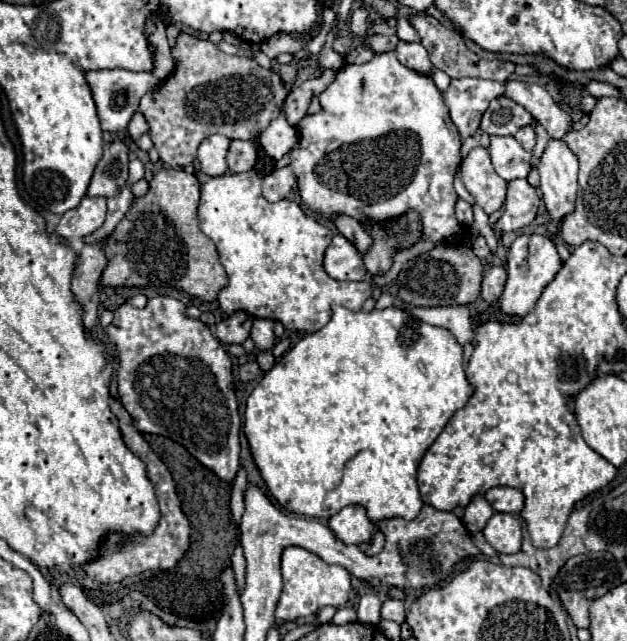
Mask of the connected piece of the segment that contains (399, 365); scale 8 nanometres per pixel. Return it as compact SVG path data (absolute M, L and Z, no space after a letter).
M333 306L333 316L331 316L329 324L323 326L321 330L313 332L313 334L303 336L259 380L259 384L255 386L251 396L247 398L243 432L247 436L251 456L259 468L263 482L267 484L271 496L285 510L289 510L293 514L303 514L303 516L327 520L333 514L337 514L341 508L351 506L351 504L359 504L367 510L369 520L375 524L379 520L389 520L393 516L405 516L405 520L413 520L423 508L423 500L421 500L421 494L417 488L417 466L419 466L423 454L429 450L429 446L441 434L441 430L445 428L445 424L453 416L453 412L463 408L471 394L473 394L473 386L467 382L465 370L463 370L463 348L449 330L419 322L413 316L409 316L403 308L385 308L385 310L373 310L373 312L365 314L361 310L349 312L343 306Z

